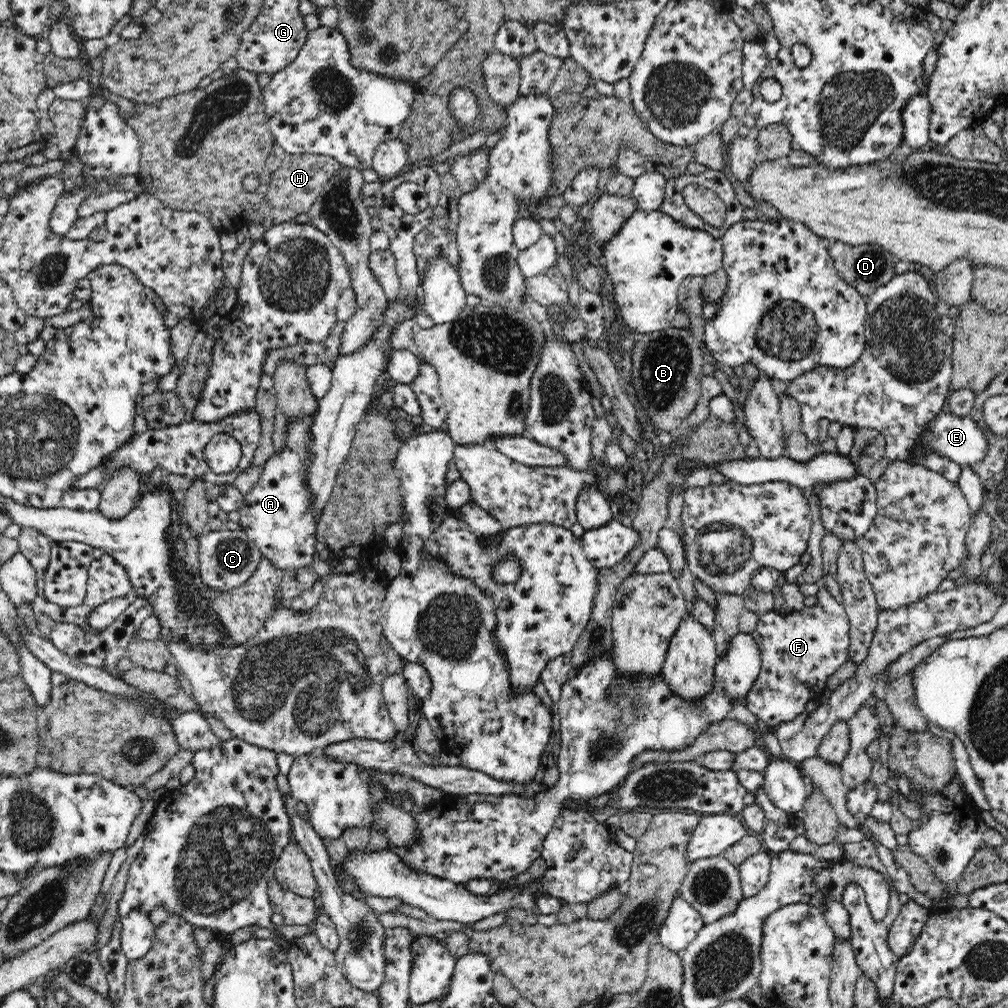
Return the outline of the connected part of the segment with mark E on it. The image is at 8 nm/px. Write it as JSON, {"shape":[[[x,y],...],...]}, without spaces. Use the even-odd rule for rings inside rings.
{"shape":[[[942,413],[934,422],[930,422],[928,438],[921,444],[960,466],[973,466],[976,462],[982,462],[987,455],[986,431],[970,417]]]}

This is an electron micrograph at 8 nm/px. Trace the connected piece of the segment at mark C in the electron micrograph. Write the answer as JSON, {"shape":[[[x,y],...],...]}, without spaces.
{"shape":[[[224,527],[219,531],[210,531],[209,534],[201,535],[199,550],[199,577],[202,584],[221,592],[242,586],[254,574],[262,559],[260,550],[241,528],[230,531]]]}

